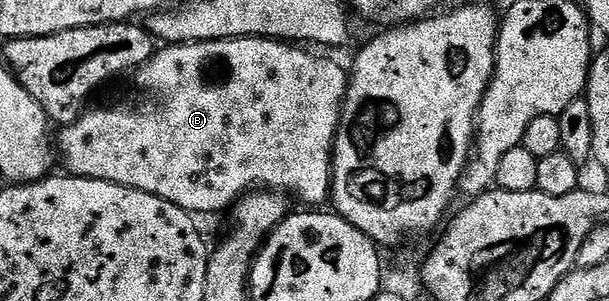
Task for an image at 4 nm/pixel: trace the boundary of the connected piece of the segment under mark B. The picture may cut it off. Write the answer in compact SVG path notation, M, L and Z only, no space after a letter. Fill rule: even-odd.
M239 36L236 40L201 40L193 44L168 44L160 47L155 55L138 69L134 77L135 84L147 95L147 101L140 108L127 108L124 112L114 112L103 108L100 112L88 111L86 114L66 125L57 136L57 152L63 155L63 164L73 176L84 176L90 180L104 180L157 198L173 202L173 206L186 212L219 212L230 209L240 196L248 195L252 190L270 190L288 197L296 196L304 200L307 206L323 206L328 203L331 194L331 154L335 151L335 135L339 133L339 119L343 113L343 100L347 96L349 72L335 60L326 60L323 56L314 56L306 47L291 42L268 40L265 36ZM219 63L223 68L231 68L224 80L211 80L211 64Z

